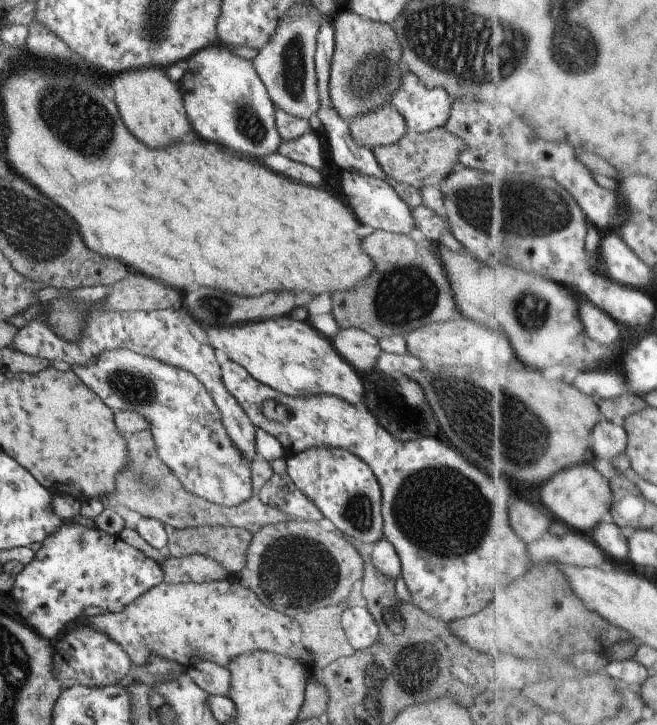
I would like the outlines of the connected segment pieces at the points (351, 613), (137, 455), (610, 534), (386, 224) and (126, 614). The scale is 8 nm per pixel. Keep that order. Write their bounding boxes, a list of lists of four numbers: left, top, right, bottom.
[[340,607,377,651],[103,429,289,534],[593,517,629,562],[338,170,419,239],[77,576,312,668]]

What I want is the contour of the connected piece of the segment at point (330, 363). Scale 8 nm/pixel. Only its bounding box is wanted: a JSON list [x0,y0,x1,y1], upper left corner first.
[202,316,363,406]

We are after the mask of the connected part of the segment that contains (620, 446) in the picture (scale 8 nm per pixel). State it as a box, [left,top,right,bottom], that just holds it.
[592,420,628,460]

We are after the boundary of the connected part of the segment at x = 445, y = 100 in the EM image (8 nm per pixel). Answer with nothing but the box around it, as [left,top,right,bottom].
[387,70,452,134]

